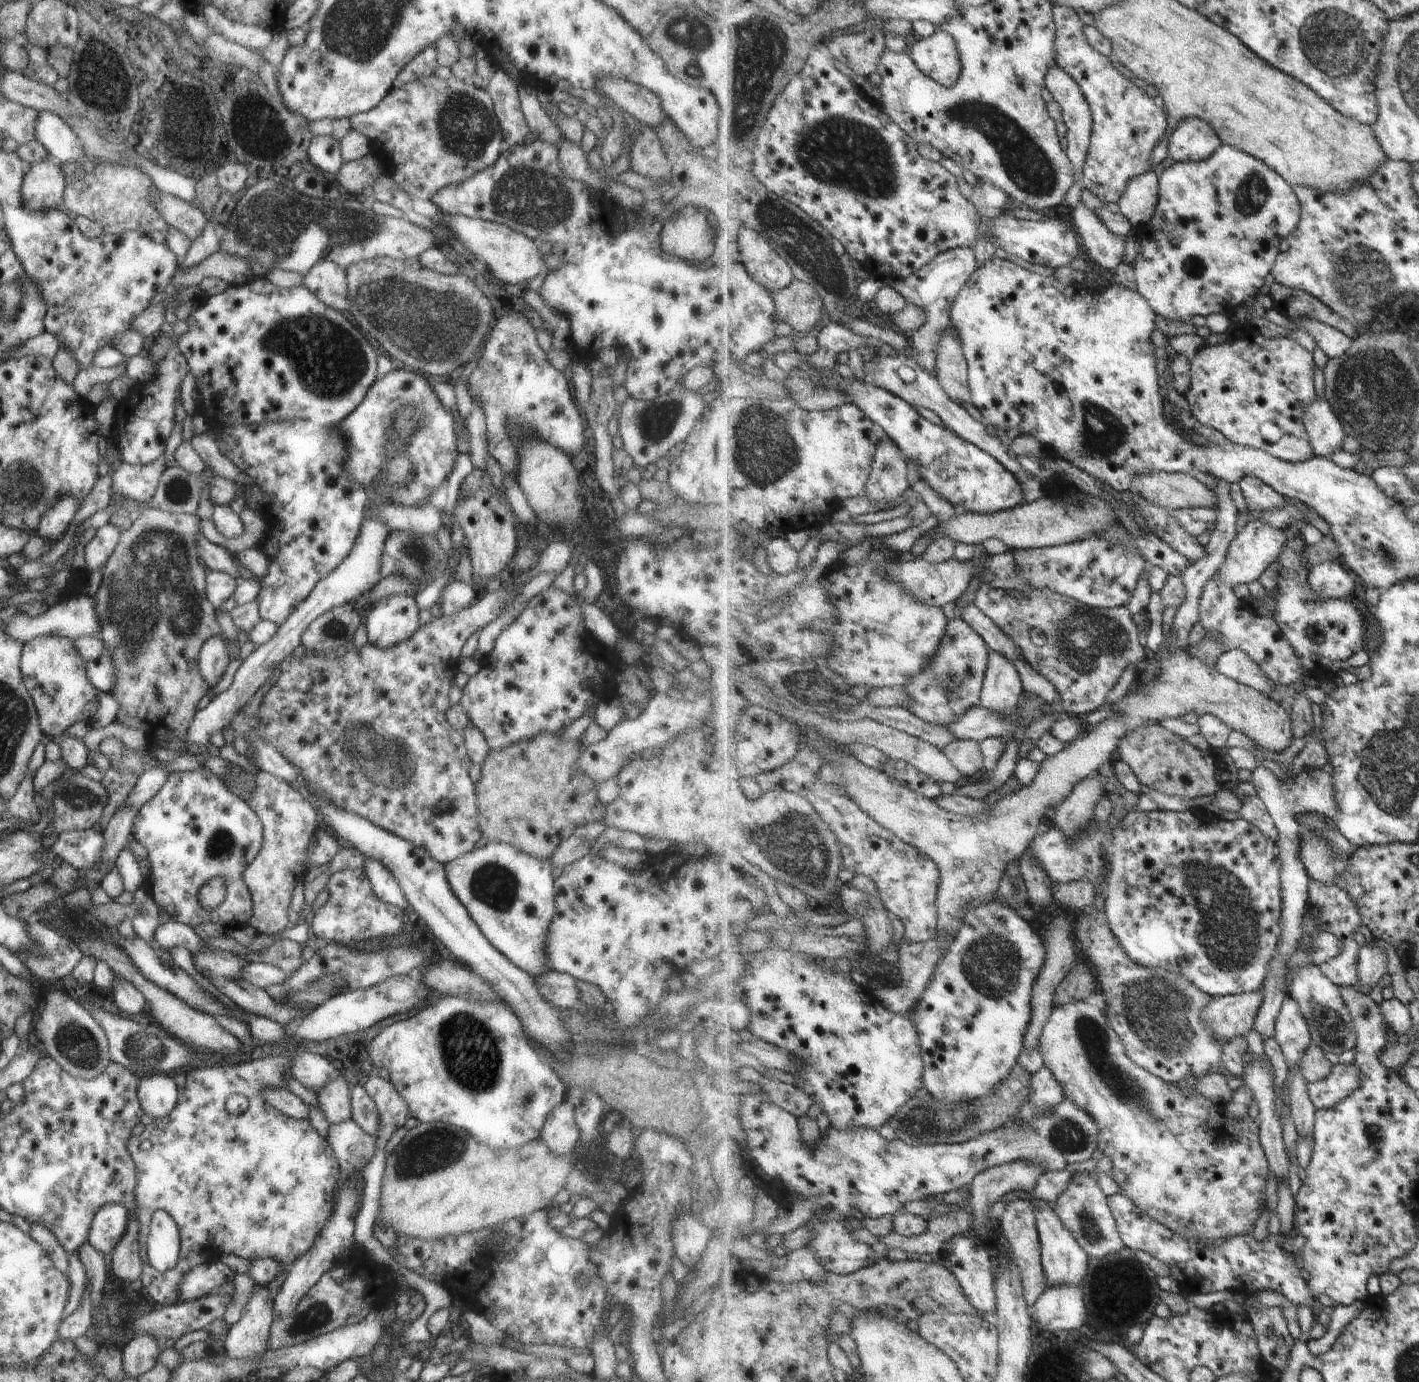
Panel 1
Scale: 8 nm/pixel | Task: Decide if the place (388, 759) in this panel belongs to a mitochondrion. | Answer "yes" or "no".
yes

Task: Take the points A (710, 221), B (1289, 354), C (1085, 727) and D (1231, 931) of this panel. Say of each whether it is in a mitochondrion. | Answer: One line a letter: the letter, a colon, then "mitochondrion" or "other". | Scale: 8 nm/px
A: mitochondrion
B: other
C: other
D: mitochondrion

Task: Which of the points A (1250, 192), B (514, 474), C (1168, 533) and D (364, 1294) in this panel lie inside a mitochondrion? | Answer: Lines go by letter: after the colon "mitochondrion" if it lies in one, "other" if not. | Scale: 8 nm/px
A: mitochondrion
B: other
C: other
D: other

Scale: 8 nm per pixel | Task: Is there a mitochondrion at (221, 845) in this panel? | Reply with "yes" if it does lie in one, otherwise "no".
yes

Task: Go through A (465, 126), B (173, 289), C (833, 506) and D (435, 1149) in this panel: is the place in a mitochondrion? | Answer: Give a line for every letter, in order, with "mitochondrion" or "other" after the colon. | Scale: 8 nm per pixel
A: mitochondrion
B: other
C: other
D: mitochondrion

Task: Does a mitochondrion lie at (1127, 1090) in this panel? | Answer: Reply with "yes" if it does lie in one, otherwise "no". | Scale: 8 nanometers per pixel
yes

